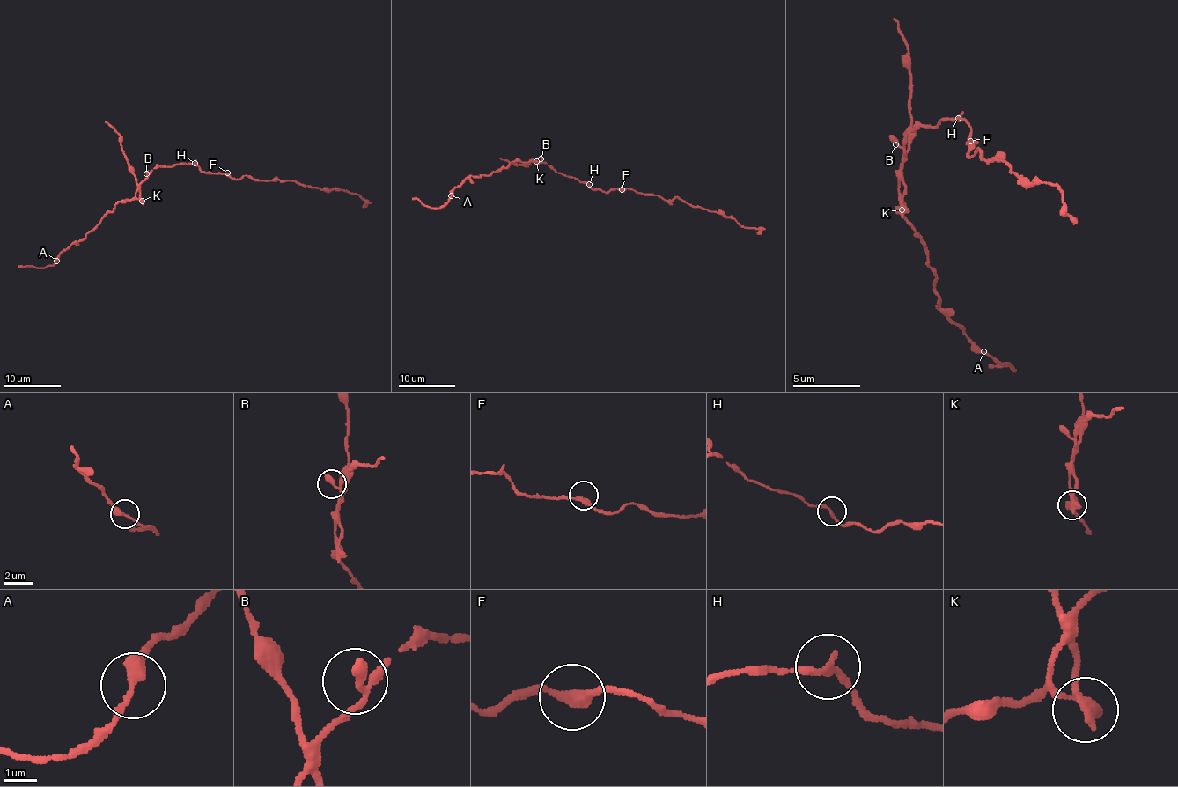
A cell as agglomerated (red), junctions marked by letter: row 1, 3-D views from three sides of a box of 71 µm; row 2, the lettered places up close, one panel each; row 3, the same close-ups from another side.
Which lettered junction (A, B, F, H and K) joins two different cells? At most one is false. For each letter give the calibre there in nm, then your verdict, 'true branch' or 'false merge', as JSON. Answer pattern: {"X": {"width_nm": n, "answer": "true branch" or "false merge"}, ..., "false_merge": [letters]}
{"A": {"width_nm": 320, "answer": "true branch"}, "B": {"width_nm": 260, "answer": "true branch"}, "F": {"width_nm": 280, "answer": "true branch"}, "H": {"width_nm": 200, "answer": "true branch"}, "K": {"width_nm": 260, "answer": "false merge"}, "false_merge": ["K"]}

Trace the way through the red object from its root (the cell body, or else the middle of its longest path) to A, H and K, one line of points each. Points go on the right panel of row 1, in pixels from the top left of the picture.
A: (939, 120), (936, 127), (906, 134), (899, 198), (936, 273), (939, 307), (983, 351)
H: (939, 120), (953, 120), (957, 117)
K: (939, 120), (936, 127), (916, 127), (906, 134), (906, 161), (902, 165), (906, 195), (902, 198), (902, 209)

